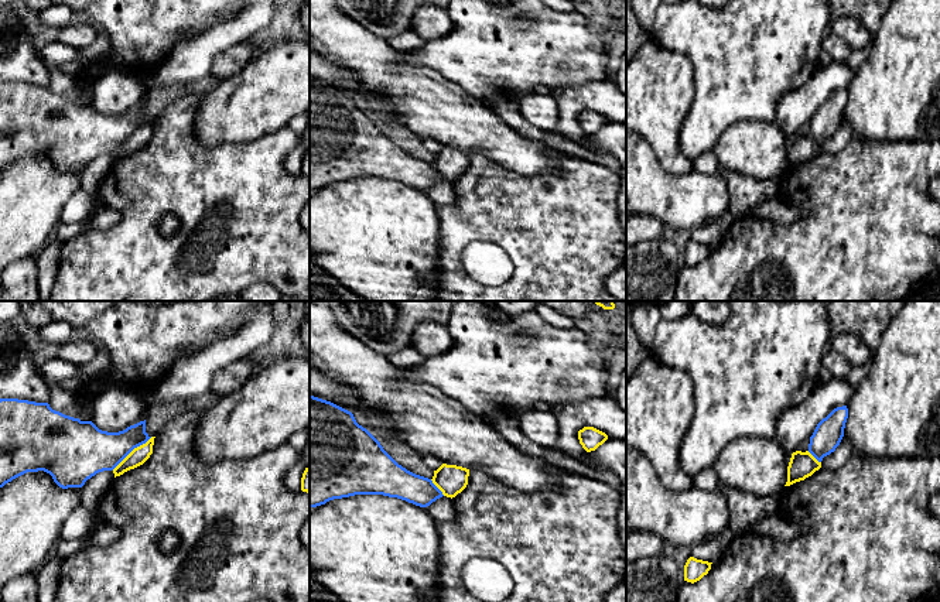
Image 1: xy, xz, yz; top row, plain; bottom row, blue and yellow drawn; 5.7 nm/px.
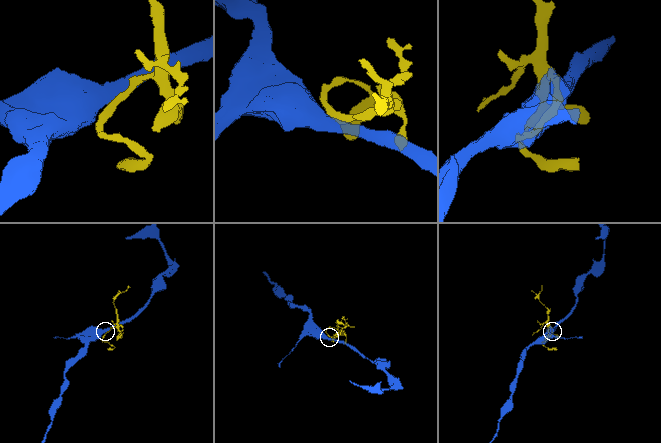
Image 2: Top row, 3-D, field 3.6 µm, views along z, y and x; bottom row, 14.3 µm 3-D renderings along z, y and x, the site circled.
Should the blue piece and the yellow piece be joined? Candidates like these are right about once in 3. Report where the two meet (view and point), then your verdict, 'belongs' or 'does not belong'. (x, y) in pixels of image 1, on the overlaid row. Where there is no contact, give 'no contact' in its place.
xy (132, 450) | does not belong

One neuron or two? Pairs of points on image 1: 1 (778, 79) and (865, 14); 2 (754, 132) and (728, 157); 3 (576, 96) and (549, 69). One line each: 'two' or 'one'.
1: two
2: one
3: two

